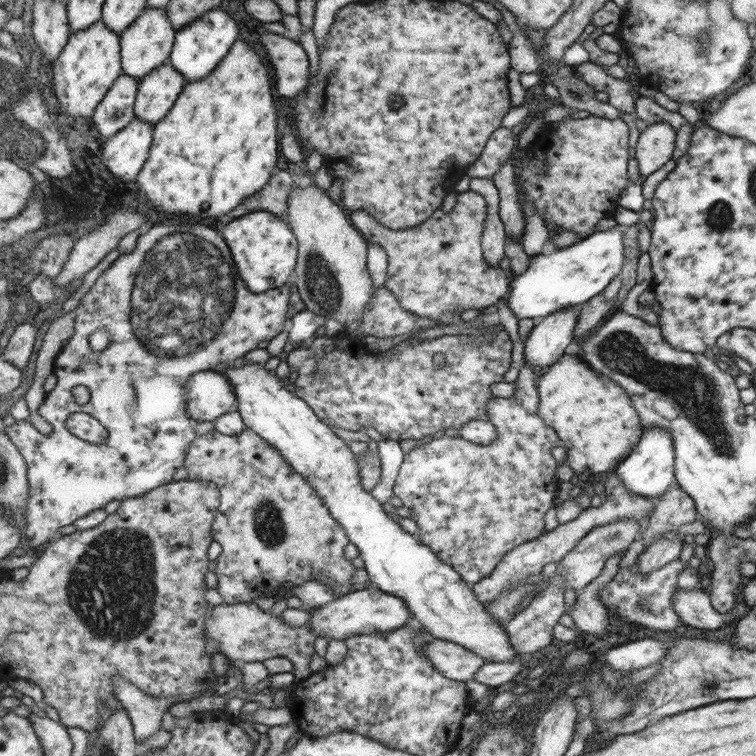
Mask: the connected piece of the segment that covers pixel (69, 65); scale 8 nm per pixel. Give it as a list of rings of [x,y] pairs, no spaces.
[[[102,20],[86,28],[85,31],[74,32],[70,36],[70,42],[67,43],[64,52],[53,64],[53,84],[61,110],[64,112],[67,110],[69,116],[73,116],[73,118],[86,118],[86,120],[93,118],[99,103],[106,98],[110,88],[123,73],[122,38],[118,32],[112,31]]]

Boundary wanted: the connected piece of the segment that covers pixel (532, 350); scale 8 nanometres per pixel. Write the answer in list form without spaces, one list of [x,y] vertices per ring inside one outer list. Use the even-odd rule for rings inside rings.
[[[563,308],[551,312],[532,326],[524,341],[524,361],[543,371],[559,360],[567,344],[572,341],[577,321],[577,308]]]

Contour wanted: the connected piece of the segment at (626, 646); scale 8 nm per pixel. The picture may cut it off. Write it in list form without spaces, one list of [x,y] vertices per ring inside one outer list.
[[[651,638],[635,639],[611,647],[605,653],[604,660],[611,670],[627,674],[655,664],[663,658],[667,649],[666,642]]]

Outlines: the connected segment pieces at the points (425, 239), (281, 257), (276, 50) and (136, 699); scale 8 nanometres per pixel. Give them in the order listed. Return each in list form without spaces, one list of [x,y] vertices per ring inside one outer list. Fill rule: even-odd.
[[[472,190],[457,192],[450,212],[439,209],[425,222],[403,230],[391,230],[363,211],[351,211],[349,217],[367,242],[379,245],[385,251],[387,265],[382,287],[394,294],[399,307],[417,317],[449,325],[452,317],[459,314],[459,309],[483,311],[505,299],[509,291],[508,272],[493,269],[482,256],[480,238],[487,214],[485,202],[482,194]],[[421,290],[433,294],[419,294]]]
[[[269,211],[252,212],[227,223],[222,235],[226,244],[231,246],[232,256],[235,256],[237,275],[247,288],[262,293],[285,287],[291,282],[291,274],[297,268],[299,242],[287,220]]]
[[[265,33],[260,36],[259,42],[269,54],[279,94],[289,100],[297,99],[310,84],[309,56],[305,48],[279,34]]]
[[[114,676],[113,684],[118,700],[122,703],[126,711],[130,713],[131,721],[135,726],[135,737],[138,738],[139,748],[141,749],[143,740],[151,738],[153,734],[157,734],[157,732],[161,730],[161,720],[163,720],[165,712],[167,712],[175,702],[181,702],[181,700],[151,696],[143,692],[136,684],[129,682],[126,678],[122,678],[122,676]]]

